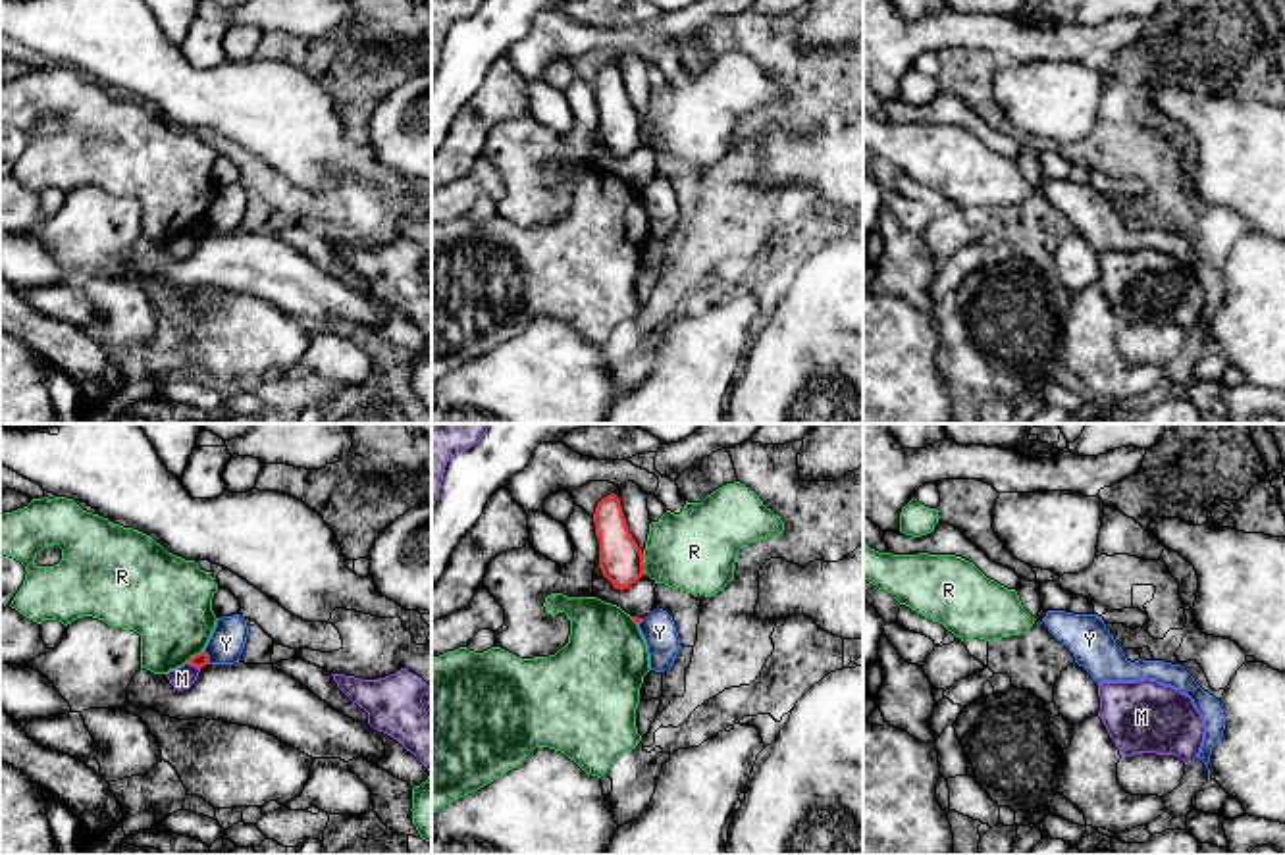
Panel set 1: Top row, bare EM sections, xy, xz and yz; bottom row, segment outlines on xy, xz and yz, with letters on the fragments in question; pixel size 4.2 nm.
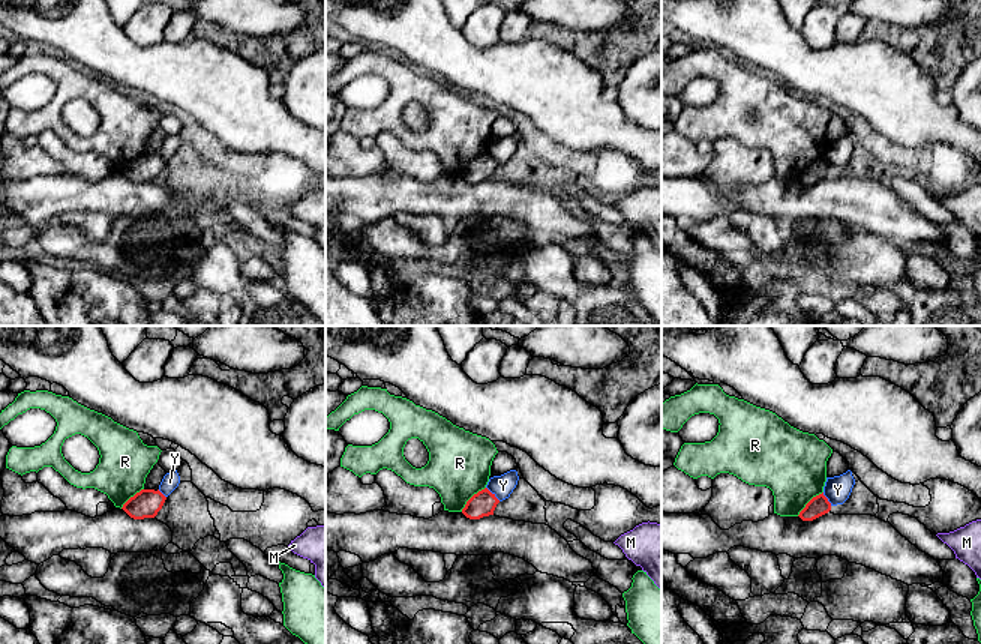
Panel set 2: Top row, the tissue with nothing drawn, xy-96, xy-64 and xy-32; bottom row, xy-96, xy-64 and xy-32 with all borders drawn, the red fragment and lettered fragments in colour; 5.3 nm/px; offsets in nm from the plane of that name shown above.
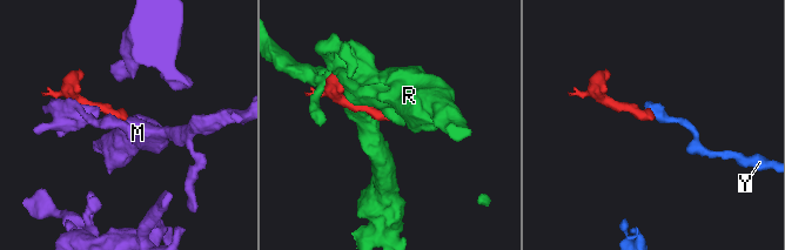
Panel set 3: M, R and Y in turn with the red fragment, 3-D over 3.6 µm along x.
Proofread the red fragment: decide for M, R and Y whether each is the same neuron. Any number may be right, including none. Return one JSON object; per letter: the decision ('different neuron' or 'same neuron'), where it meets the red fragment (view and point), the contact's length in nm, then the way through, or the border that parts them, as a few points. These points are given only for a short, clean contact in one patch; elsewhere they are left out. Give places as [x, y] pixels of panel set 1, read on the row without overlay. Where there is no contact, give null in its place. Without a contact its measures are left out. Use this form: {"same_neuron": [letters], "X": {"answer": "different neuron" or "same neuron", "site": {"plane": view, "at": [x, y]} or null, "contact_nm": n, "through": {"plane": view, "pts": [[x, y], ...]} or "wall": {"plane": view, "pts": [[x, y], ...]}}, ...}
{"same_neuron": [], "M": {"answer": "different neuron", "site": {"plane": "xy", "at": [193, 233]}, "contact_nm": 70, "wall": {"plane": "xy", "pts": [[187, 230], [199, 237]]}}, "R": {"answer": "different neuron", "site": {"plane": "xy", "at": [195, 224]}, "contact_nm": 90}, "Y": {"answer": "different neuron", "site": {"plane": "xy", "at": [207, 226]}, "contact_nm": 60, "wall": {"plane": "xy", "pts": [[203, 220], [209, 232]]}}}

